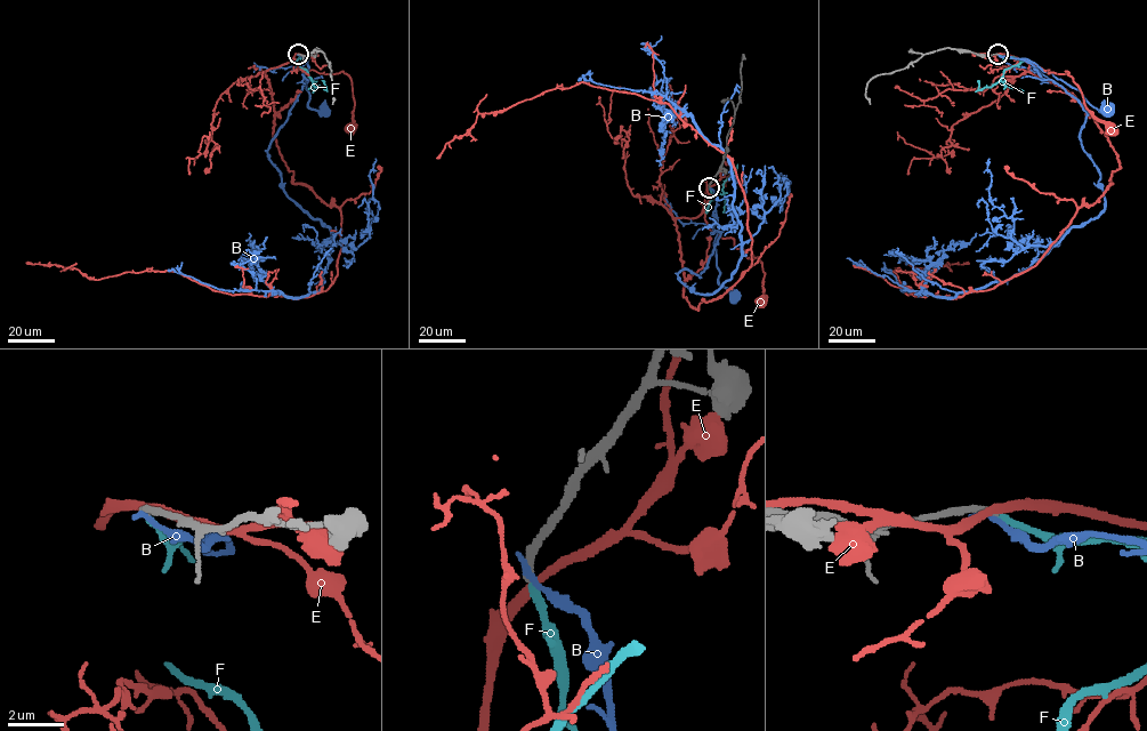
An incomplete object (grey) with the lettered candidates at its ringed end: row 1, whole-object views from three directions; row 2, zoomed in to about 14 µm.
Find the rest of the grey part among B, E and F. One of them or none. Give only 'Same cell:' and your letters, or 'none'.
Same cell: F

